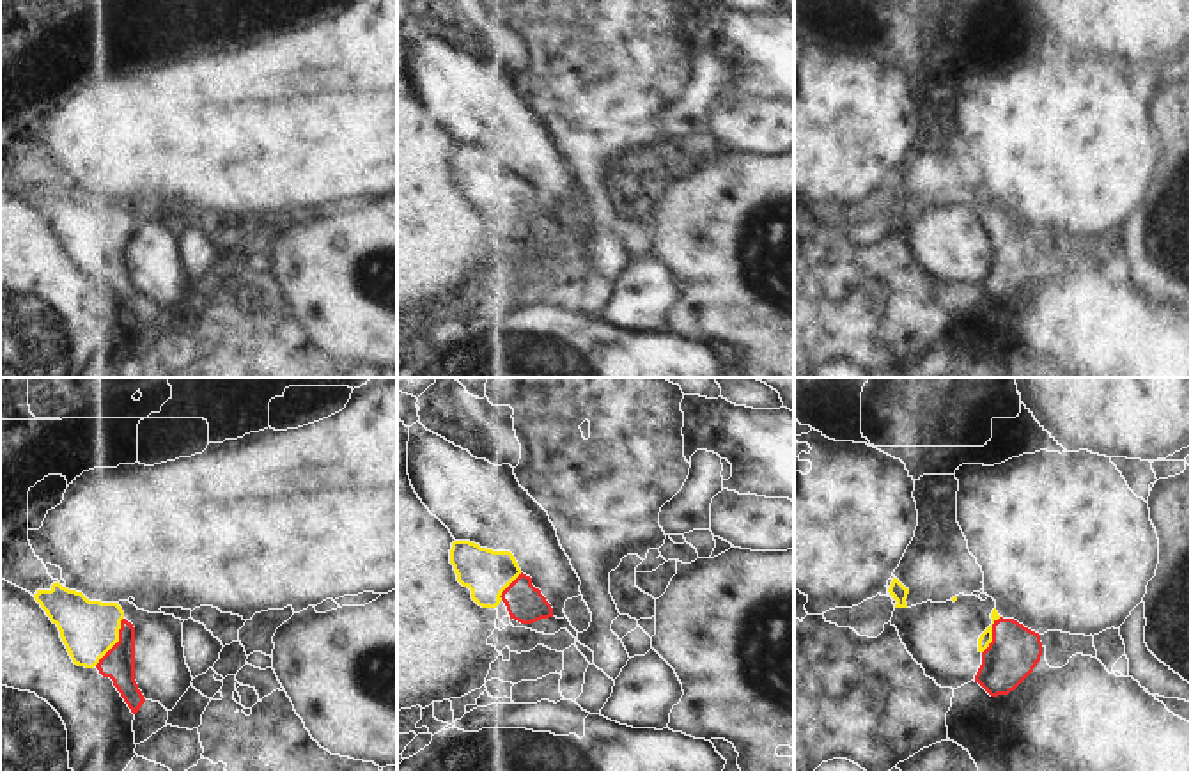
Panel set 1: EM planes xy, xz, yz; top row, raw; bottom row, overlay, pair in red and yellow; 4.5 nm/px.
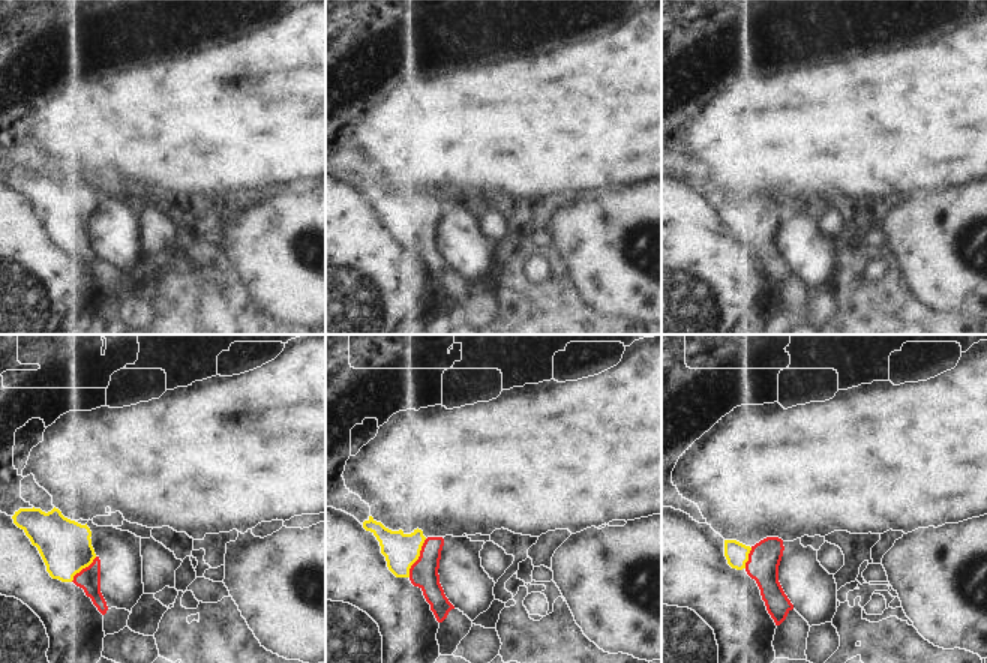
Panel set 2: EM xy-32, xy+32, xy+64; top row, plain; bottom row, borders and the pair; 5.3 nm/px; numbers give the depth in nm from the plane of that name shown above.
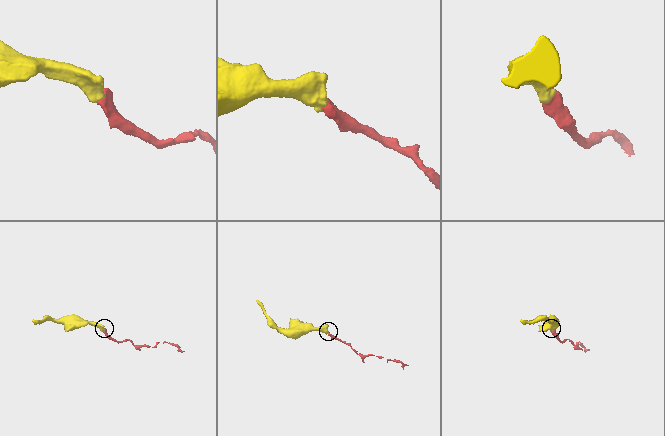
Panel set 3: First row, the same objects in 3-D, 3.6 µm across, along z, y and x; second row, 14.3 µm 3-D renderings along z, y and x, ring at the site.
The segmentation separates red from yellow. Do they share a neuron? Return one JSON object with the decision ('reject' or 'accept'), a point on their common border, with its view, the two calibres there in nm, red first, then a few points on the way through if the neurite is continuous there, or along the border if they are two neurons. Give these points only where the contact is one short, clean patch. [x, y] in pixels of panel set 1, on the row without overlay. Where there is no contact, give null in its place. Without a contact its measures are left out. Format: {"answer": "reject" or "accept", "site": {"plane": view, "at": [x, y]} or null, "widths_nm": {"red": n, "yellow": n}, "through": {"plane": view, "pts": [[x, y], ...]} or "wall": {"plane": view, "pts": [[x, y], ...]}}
{"answer": "accept", "site": {"plane": "xy", "at": [117, 245]}, "widths_nm": {"red": 150, "yellow": 260}, "through": {"plane": "xy", "pts": [[117, 266], [117, 245], [108, 245], [89, 233]]}}

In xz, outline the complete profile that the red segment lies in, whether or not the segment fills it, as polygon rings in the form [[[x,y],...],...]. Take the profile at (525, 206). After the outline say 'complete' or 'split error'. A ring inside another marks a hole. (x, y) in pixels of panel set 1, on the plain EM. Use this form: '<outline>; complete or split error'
[[[454,144],[450,167],[457,184],[471,193],[482,211],[496,211],[502,204],[510,222],[532,227],[553,220],[553,211],[523,177],[510,154],[493,154],[470,144]]]; split error

